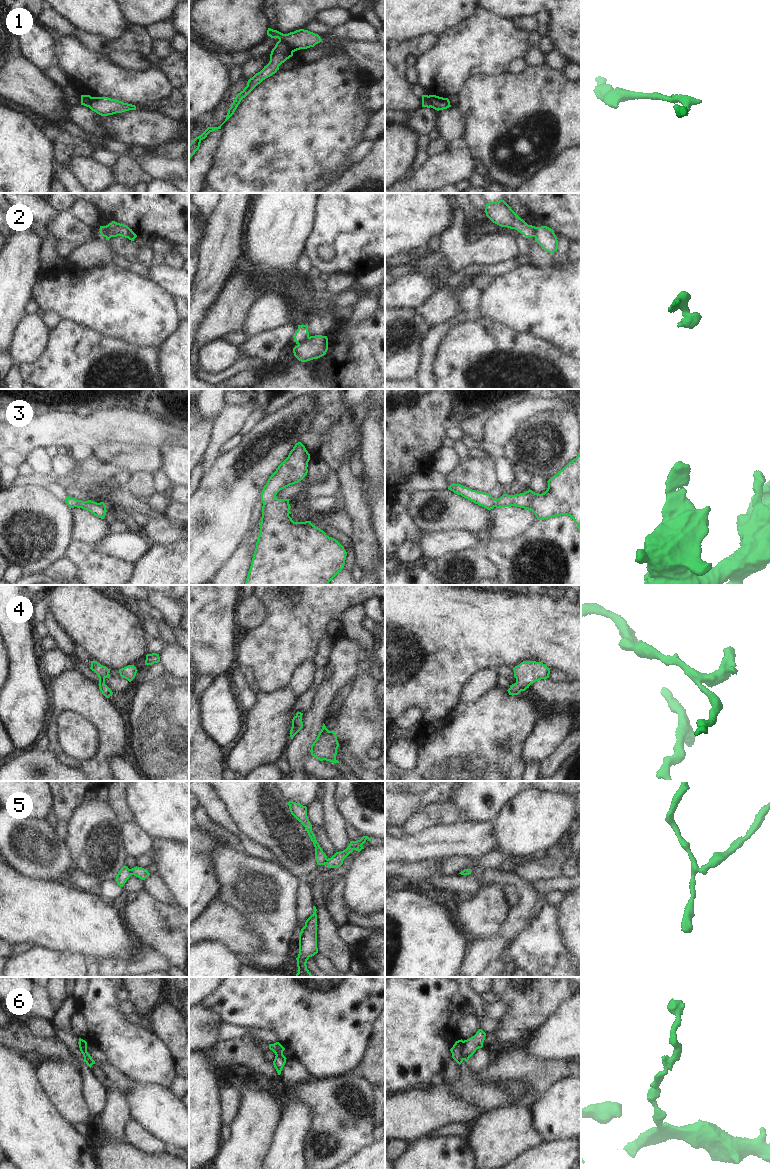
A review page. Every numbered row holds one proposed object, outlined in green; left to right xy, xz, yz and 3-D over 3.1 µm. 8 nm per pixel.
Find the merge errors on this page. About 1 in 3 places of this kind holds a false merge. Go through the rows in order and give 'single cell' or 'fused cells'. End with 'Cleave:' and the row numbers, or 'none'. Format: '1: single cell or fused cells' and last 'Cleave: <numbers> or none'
1: fused cells
2: fused cells
3: single cell
4: single cell
5: fused cells
6: fused cells
Cleave: 1, 2, 5, 6

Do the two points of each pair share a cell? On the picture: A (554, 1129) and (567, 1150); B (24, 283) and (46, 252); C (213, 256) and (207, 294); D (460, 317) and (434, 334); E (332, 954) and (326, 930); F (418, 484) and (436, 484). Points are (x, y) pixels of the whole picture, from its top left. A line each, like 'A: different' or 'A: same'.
A: different
B: different
C: same
D: same
E: same
F: same

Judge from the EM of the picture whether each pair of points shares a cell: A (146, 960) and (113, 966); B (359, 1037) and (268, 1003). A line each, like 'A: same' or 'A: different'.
A: same
B: same

